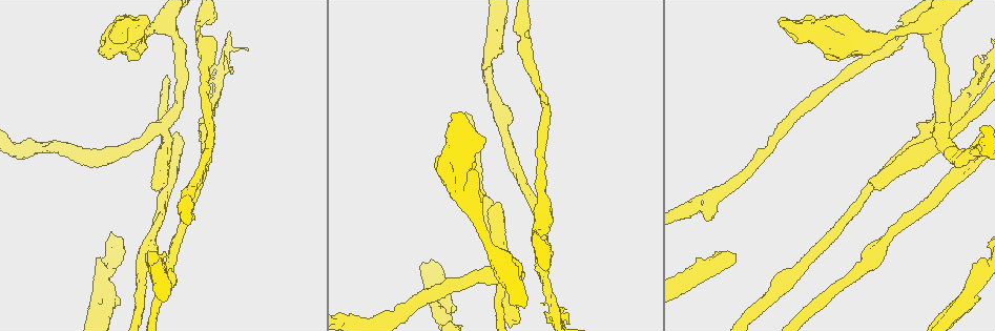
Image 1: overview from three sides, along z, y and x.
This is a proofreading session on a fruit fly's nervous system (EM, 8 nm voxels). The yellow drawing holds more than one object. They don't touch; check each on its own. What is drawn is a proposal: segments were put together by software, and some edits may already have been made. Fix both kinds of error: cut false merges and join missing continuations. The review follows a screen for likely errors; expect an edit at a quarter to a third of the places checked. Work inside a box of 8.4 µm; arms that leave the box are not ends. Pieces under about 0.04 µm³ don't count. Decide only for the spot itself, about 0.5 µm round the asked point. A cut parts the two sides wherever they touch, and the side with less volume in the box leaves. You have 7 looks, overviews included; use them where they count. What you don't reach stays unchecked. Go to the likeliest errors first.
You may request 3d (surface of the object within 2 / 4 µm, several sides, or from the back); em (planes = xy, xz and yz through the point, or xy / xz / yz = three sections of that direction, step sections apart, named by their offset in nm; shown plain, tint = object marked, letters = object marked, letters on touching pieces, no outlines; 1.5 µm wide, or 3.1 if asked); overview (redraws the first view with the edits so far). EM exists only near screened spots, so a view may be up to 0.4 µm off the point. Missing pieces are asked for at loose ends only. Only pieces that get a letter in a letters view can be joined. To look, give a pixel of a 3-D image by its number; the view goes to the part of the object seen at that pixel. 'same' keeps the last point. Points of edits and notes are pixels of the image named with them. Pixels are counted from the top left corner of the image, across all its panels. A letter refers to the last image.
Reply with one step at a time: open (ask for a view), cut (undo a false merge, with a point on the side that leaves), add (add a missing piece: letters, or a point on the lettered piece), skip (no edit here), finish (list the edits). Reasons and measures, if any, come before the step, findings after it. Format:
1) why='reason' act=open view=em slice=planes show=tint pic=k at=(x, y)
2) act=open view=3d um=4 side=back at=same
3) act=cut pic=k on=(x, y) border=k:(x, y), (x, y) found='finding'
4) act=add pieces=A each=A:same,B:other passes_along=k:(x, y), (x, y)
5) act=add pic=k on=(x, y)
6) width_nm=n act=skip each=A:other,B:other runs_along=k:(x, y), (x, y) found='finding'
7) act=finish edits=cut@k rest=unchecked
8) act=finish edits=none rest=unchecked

why='four arms meet' act=open view=em slice=planes show=tint pic=1 at=(944, 128)

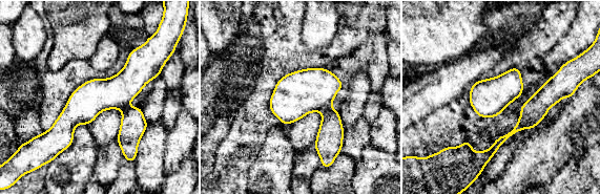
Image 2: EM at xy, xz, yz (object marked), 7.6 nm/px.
why='what lies round it' act=open view=em slice=planes show=letters at=same

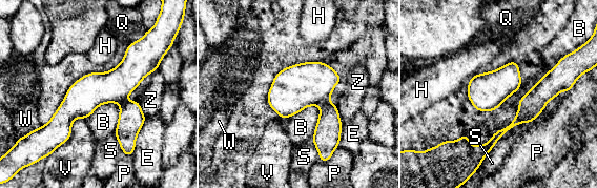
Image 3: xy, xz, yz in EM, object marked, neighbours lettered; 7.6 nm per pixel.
width_nm=240 act=cut pic=3 on=(327, 134) each=B:other,E:other,H:other,P:other,Q:other,S:other,V:other,W:other,Z:other part_leaving=3:(555, 70), (485, 148), (461, 140) found='a second cell is stuck on'

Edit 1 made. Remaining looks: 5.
why='redraw' act=open view=overview

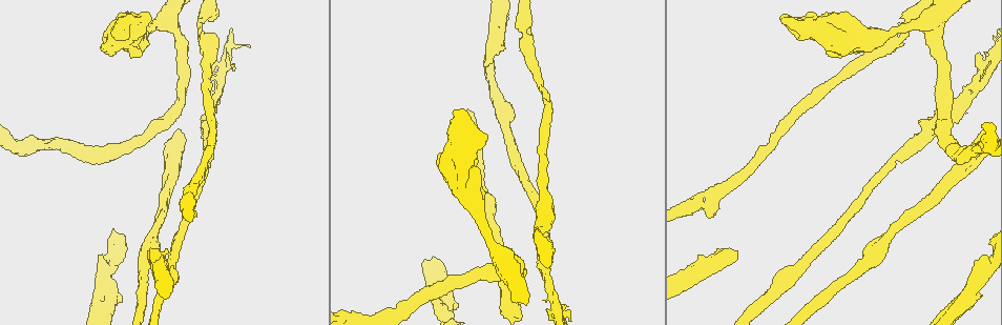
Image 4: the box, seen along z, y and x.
why='calibre changes' act=open view=3d um=4 pic=4 at=(148, 31)

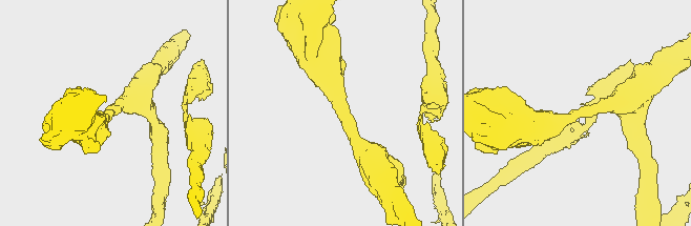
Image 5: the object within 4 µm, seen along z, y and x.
arm_widths_nm=280,550 act=open view=em slice=yz step=8 show=tint pic=5 at=(110, 112)

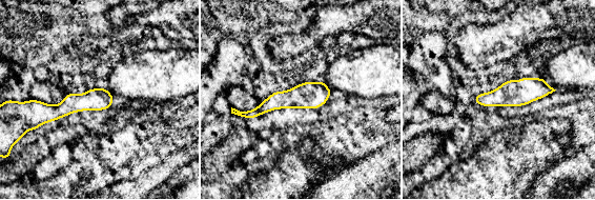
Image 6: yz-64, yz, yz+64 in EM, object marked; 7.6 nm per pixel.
why='cut it another way' act=open view=em slice=planes show=letters at=same

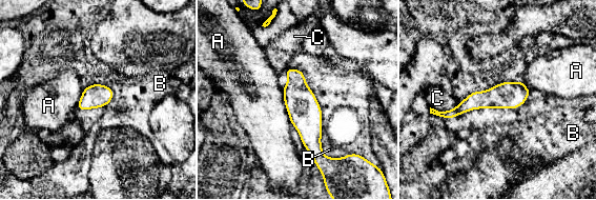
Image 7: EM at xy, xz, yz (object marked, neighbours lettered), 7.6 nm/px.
act=skip each=A:other,B:other,C:other border=7:(282, 88), (285, 108), (291, 122) found='continuous, no second cell'

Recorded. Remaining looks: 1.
act=finish edits=cut@3 rest=unchecked

